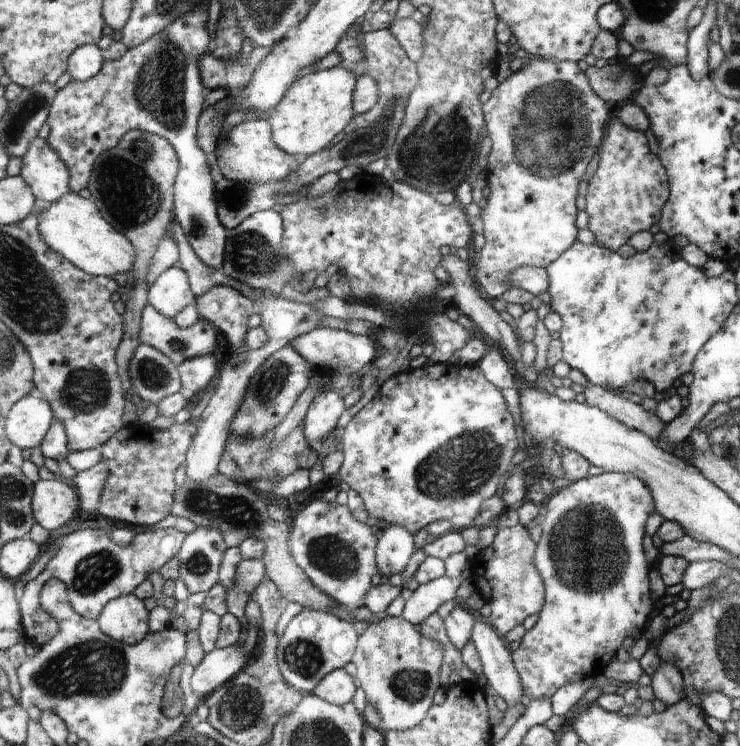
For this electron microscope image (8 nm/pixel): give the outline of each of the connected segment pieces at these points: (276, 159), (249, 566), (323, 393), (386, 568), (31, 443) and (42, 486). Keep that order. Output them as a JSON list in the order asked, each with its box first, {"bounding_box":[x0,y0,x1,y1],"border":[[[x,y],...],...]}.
[{"bounding_box":[213,119,304,184],"border":[[[248,119],[236,126],[231,127],[218,140],[215,150],[215,161],[213,167],[217,168],[224,178],[234,182],[258,182],[266,184],[270,180],[284,180],[291,175],[299,166],[304,158],[292,156],[279,147],[272,136],[271,124],[267,120]]]},{"bounding_box":[226,558,266,623],"border":[[[243,558],[238,564],[234,588],[226,593],[226,604],[228,604],[228,613],[234,615],[241,623],[245,623],[246,620],[244,615],[246,603],[266,574],[266,564],[261,559]]]},{"bounding_box":[302,388,344,452],"border":[[[321,388],[310,403],[305,419],[303,420],[302,432],[307,437],[308,446],[319,452],[316,448],[320,440],[326,440],[328,432],[336,426],[336,420],[344,412],[342,396],[334,390]]]},{"bounding_box":[376,525,417,576],"border":[[[392,525],[379,530],[378,534],[380,540],[376,548],[376,564],[380,567],[381,576],[402,574],[410,556],[417,550],[413,534],[402,526]]]},{"bounding_box":[7,394,54,450],"border":[[[40,394],[26,396],[12,408],[7,424],[8,436],[14,445],[34,450],[42,446],[54,420],[51,405]]]},{"bounding_box":[31,479,81,532],"border":[[[38,479],[34,483],[31,504],[34,507],[35,522],[48,532],[54,532],[70,522],[78,514],[81,502],[76,490],[70,484],[60,482],[60,479]]]}]

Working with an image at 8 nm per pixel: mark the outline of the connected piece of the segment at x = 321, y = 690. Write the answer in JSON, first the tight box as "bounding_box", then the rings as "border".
{"bounding_box":[312,668,358,705],"border":[[[344,668],[331,672],[312,691],[312,694],[335,705],[343,705],[354,698],[358,685]]]}

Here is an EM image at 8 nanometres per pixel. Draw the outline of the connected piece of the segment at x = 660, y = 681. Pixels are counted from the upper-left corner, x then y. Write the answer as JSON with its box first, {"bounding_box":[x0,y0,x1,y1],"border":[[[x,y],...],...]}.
{"bounding_box":[651,662,685,707],"border":[[[661,662],[651,678],[654,696],[665,707],[679,703],[685,698],[684,680],[677,665]]]}

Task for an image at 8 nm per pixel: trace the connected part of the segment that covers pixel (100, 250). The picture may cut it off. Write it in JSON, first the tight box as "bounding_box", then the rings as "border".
{"bounding_box":[39,191,138,277],"border":[[[72,191],[62,199],[50,203],[39,216],[39,229],[44,242],[54,249],[60,256],[67,258],[73,265],[83,269],[90,276],[117,277],[117,274],[128,274],[135,266],[135,258],[138,254],[135,245],[128,240],[124,233],[117,230],[99,211],[98,206],[90,198],[86,199]]]}

